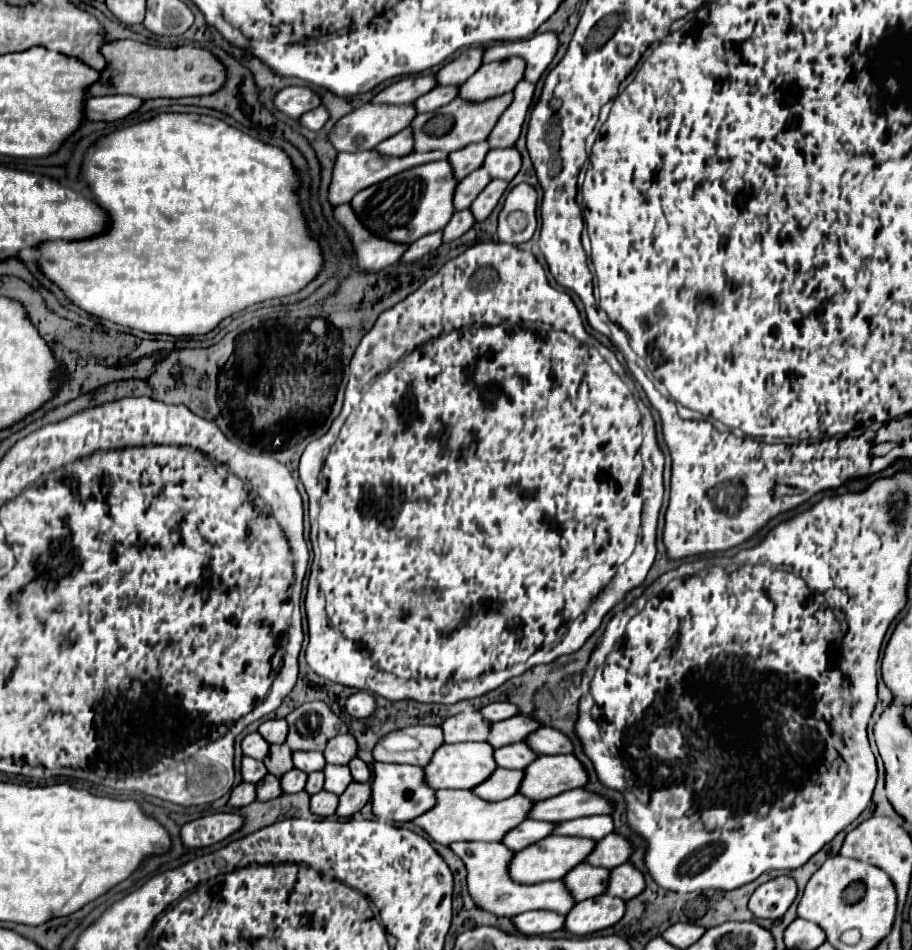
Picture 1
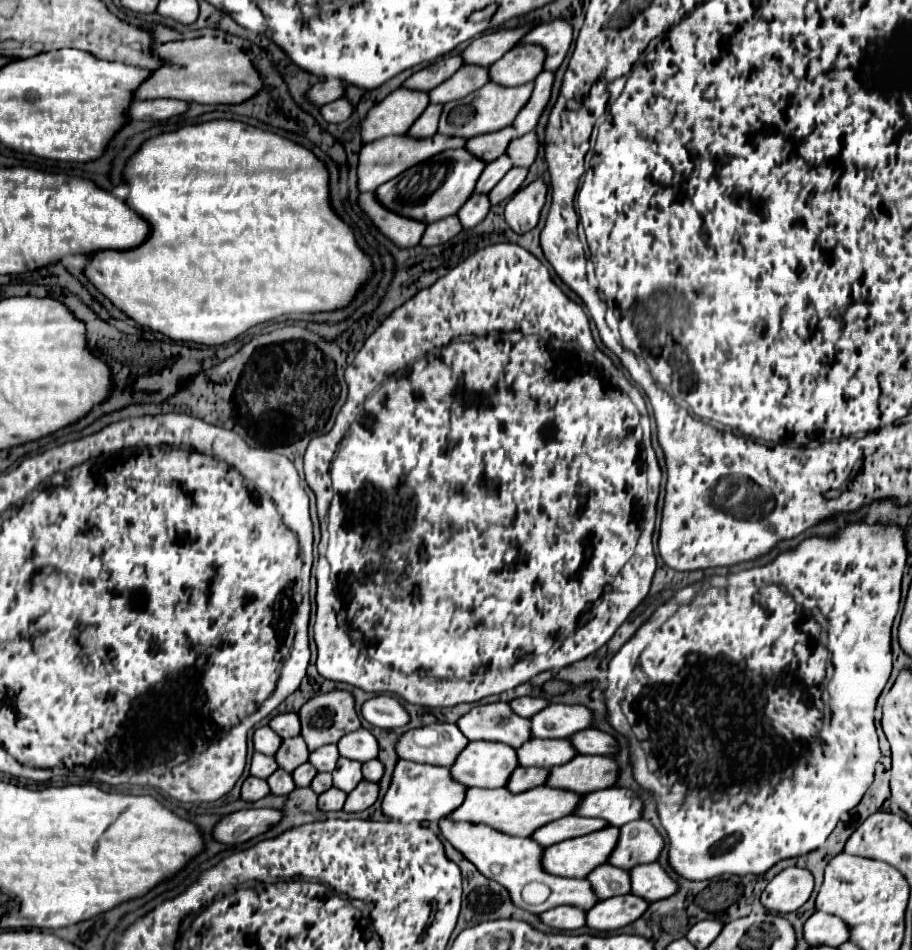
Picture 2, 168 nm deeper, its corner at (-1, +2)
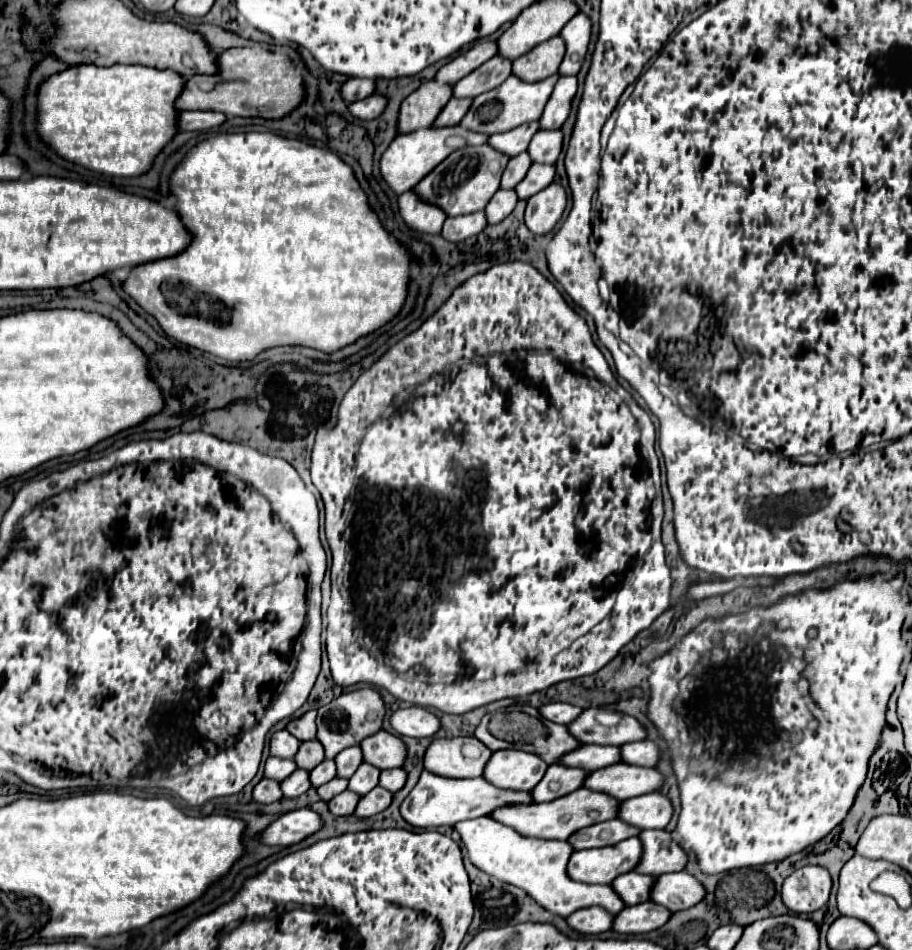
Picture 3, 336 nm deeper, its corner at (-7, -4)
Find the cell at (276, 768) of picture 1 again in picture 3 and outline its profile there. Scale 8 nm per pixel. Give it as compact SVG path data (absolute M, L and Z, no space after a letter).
M312 739L312 741L304 741L304 743L300 743L300 749L298 749L294 761L296 761L296 765L298 765L300 769L304 769L304 771L314 769L318 763L324 761L322 745L320 745L318 741L314 741L314 739Z

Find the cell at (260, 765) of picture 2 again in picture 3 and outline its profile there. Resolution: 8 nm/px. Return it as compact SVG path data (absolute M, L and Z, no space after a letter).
M268 757L266 765L264 765L264 777L274 779L274 781L284 781L294 769L296 769L296 763L292 759Z

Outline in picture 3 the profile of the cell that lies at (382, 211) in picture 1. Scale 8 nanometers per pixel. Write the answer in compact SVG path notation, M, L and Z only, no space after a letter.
M486 145L464 147L464 149L450 153L412 191L418 195L420 201L436 205L448 217L476 213L476 211L482 211L486 207L486 203L492 199L492 195L500 189L500 177L502 177L502 171L508 161L510 161L510 157L506 157Z

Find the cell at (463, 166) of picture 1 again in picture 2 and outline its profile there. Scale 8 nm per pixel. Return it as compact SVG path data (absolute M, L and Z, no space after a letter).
M504 127L500 131L486 133L486 135L476 135L476 137L468 139L466 149L470 153L474 153L478 159L482 159L484 163L490 163L490 161L494 161L494 159L498 159L500 155L506 153L506 147L510 145L510 141L514 137L516 137L514 129Z

